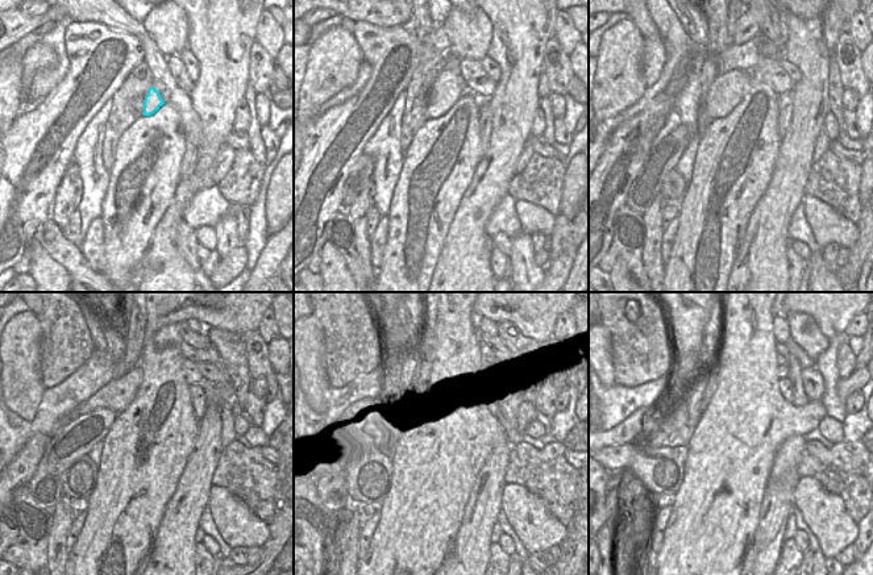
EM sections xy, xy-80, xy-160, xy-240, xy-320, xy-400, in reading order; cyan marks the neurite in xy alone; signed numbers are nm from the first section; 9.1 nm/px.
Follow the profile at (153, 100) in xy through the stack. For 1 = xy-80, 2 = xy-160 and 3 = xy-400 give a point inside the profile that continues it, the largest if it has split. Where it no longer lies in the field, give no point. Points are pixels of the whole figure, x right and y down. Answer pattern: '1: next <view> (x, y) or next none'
1: next xy-80 (448, 87)
2: next xy-160 (726, 92)
3: next xy-400 (635, 426)

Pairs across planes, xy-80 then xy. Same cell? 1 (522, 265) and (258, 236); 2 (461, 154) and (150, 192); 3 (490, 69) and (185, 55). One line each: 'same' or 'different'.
1: different
2: same
3: same

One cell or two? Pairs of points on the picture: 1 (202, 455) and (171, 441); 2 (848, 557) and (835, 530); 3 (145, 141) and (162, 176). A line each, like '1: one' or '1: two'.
1: two
2: two
3: one

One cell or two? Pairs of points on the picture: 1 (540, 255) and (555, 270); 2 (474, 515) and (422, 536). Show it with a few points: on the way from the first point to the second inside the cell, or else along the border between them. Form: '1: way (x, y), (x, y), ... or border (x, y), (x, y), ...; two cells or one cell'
1: border (551, 259), (543, 267); two cells
2: border (470, 488), (452, 548); two cells

